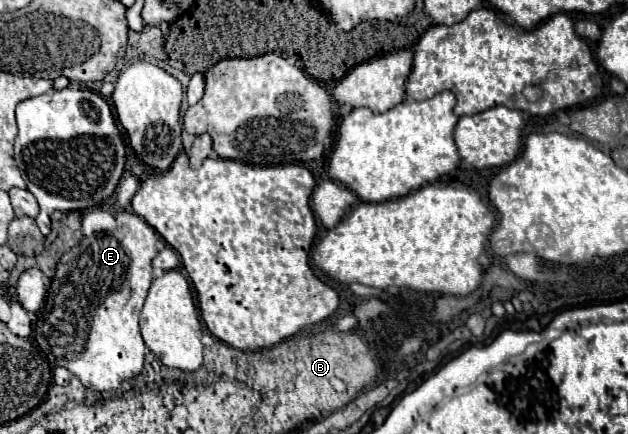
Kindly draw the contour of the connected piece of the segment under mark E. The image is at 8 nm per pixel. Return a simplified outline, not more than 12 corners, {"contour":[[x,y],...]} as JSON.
{"contour":[[156,230],[114,232],[60,258],[34,340],[86,388],[142,370],[138,316]]}

